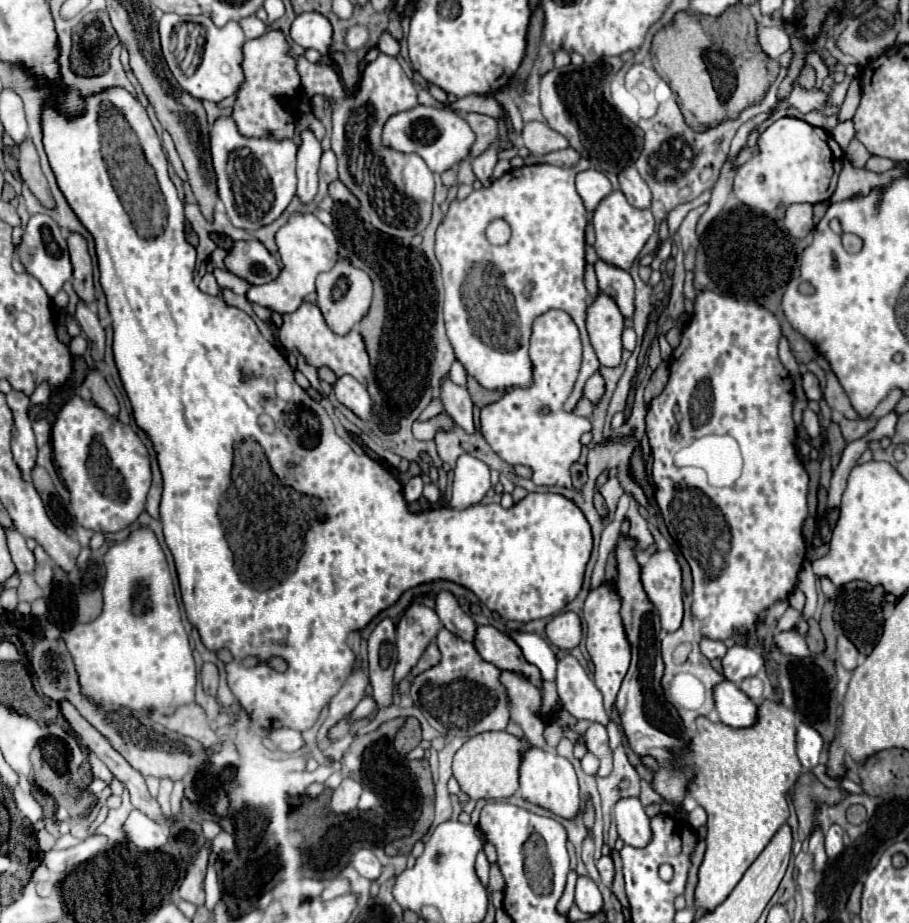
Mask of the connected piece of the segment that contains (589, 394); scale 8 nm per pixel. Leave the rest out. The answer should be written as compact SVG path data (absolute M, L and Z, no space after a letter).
M597 371L597 373L591 375L591 377L587 379L587 383L585 383L585 397L587 397L593 405L597 405L603 395L605 395L605 381L603 381L601 373Z

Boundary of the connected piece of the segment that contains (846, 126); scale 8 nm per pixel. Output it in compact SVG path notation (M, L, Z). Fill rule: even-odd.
M841 121L833 131L831 135L835 137L835 141L843 147L843 151L847 151L847 145L851 143L851 139L855 137L855 131L853 131L853 123L851 121Z

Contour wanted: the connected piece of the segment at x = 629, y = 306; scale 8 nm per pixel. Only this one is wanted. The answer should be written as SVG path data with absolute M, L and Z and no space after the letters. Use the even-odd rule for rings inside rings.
M601 259L595 263L595 273L597 273L601 293L609 295L617 303L623 317L633 319L633 313L635 313L635 287L633 287L631 275L623 269L617 269L613 265L603 263Z

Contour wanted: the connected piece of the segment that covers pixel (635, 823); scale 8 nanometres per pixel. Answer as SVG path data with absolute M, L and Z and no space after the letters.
M627 797L617 801L615 805L615 821L619 837L625 845L631 847L645 847L649 839L653 839L651 821L645 813L645 807L637 797Z

